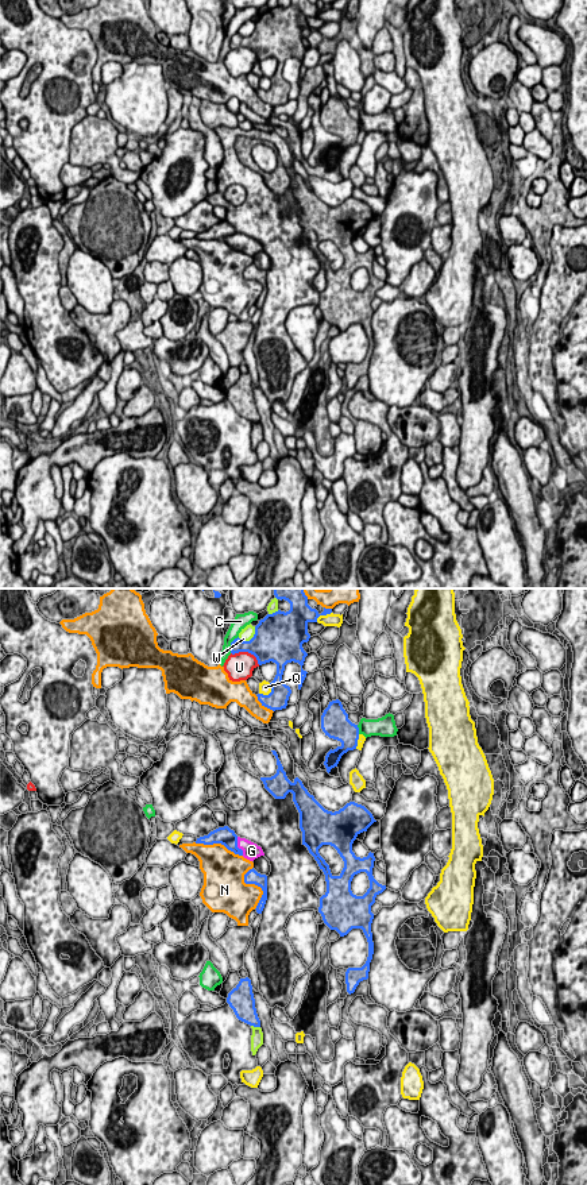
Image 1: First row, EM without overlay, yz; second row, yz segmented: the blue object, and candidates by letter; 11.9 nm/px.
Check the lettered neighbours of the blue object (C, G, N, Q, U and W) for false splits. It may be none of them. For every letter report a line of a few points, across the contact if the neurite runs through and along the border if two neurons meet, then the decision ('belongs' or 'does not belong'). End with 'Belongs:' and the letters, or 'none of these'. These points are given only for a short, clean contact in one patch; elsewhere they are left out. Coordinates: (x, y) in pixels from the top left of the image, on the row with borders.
C: does not belong
G: belongs
N: does not belong
Q: does not belong
U: does not belong
W: does not belong
Belongs: G

